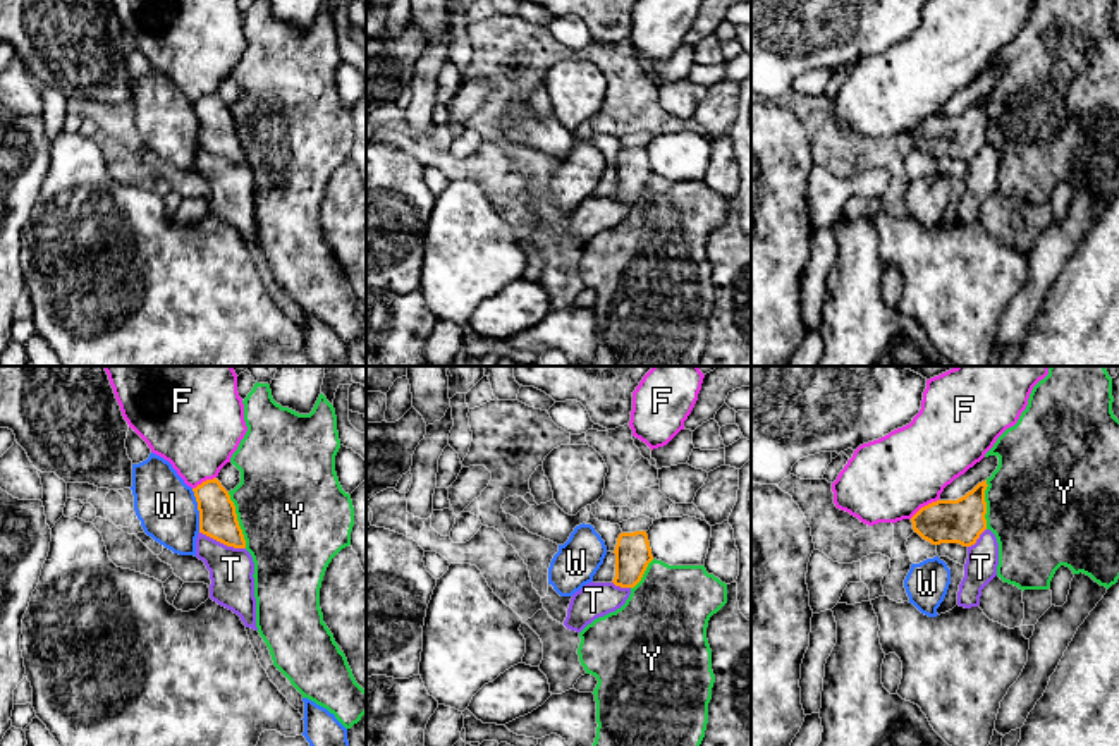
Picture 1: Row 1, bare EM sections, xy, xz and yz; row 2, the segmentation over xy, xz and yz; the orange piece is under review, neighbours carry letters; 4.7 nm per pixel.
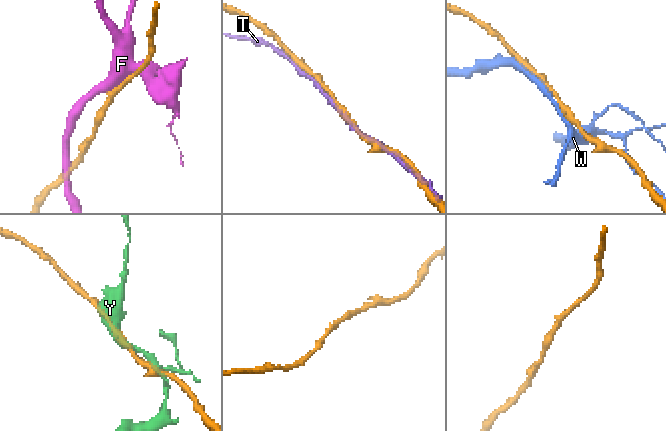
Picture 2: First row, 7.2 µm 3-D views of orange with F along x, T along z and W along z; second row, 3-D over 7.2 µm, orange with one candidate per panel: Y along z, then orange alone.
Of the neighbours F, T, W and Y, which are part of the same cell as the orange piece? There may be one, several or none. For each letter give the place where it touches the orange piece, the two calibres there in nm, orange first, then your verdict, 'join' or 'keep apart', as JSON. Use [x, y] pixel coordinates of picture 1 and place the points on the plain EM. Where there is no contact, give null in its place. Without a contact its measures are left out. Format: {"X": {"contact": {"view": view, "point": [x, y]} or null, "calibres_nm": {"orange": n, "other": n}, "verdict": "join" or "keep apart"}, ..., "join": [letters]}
{"F": {"contact": {"view": "yz", "point": [925, 121]}, "calibres_nm": {"orange": 220, "other": 400}, "verdict": "keep apart"}, "T": {"contact": {"view": "xy", "point": [222, 157]}, "calibres_nm": {"orange": 180, "other": 200}, "verdict": "join"}, "W": {"contact": {"view": "xy", "point": [198, 124]}, "calibres_nm": {"orange": 180, "other": 280}, "verdict": "keep apart"}, "Y": {"contact": {"view": "xy", "point": [236, 134]}, "calibres_nm": {"orange": 180, "other": 480}, "verdict": "keep apart"}, "join": ["T"]}

